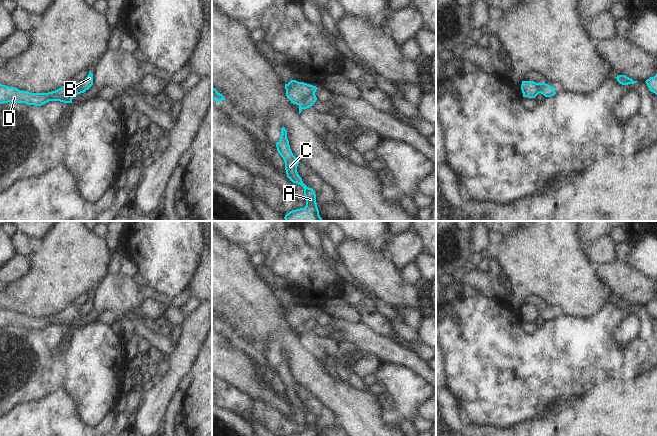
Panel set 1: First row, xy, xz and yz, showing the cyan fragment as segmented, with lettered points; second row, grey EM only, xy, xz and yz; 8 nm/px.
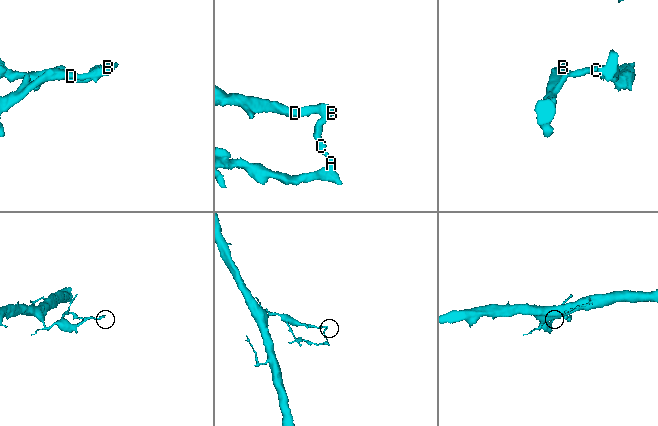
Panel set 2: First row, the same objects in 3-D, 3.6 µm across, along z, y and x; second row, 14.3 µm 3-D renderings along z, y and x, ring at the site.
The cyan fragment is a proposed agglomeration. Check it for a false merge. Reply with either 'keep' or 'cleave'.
cleave

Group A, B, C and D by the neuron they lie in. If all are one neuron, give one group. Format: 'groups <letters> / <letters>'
groups A B C / D

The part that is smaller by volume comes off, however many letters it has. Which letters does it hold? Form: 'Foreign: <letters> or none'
Foreign: A, B, C.

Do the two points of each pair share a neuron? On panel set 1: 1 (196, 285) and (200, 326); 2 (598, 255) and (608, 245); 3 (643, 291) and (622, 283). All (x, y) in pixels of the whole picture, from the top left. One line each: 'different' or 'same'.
1: different
2: same
3: same

